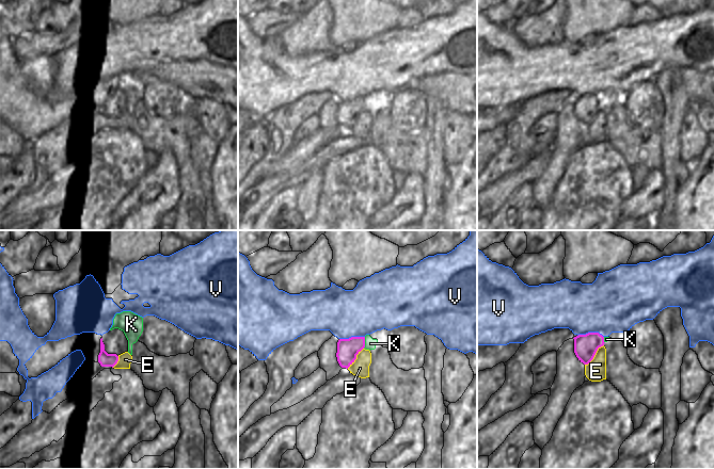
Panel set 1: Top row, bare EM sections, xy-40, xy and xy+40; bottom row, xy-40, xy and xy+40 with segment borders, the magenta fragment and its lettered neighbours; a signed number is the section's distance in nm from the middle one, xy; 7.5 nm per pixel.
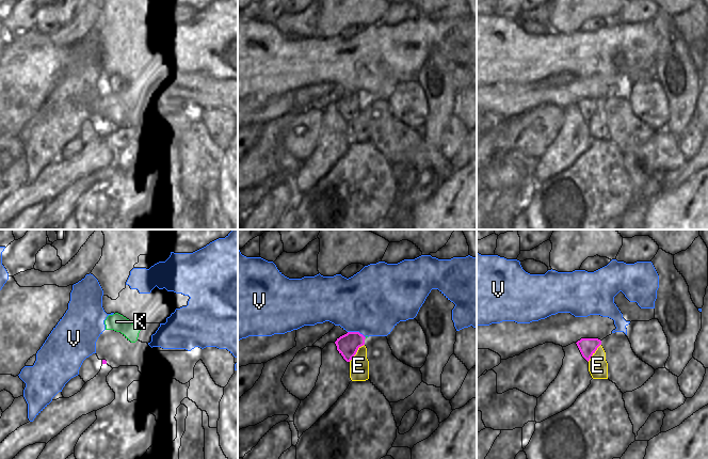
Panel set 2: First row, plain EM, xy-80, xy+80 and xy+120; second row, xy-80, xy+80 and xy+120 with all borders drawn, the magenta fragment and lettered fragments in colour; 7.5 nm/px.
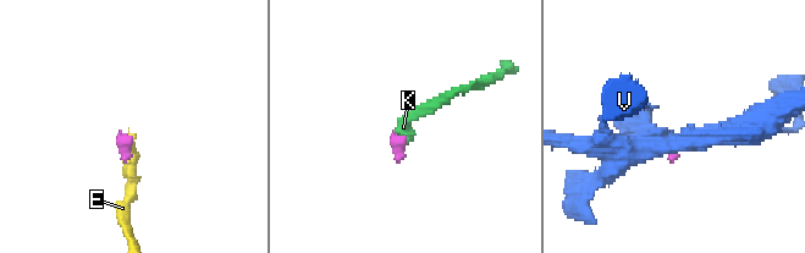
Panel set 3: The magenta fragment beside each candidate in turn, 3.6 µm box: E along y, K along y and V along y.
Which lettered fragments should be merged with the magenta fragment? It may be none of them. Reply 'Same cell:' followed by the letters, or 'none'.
Same cell: K

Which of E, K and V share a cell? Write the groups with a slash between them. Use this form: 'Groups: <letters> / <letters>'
Groups: E / K / V.

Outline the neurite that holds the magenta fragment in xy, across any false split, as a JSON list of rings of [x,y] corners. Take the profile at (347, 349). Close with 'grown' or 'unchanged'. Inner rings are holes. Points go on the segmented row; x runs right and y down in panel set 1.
[[[369,335],[365,337],[351,337],[349,339],[339,339],[337,342],[337,361],[342,368],[348,369],[356,359],[356,355],[363,350],[375,350],[377,339]]]; grown

